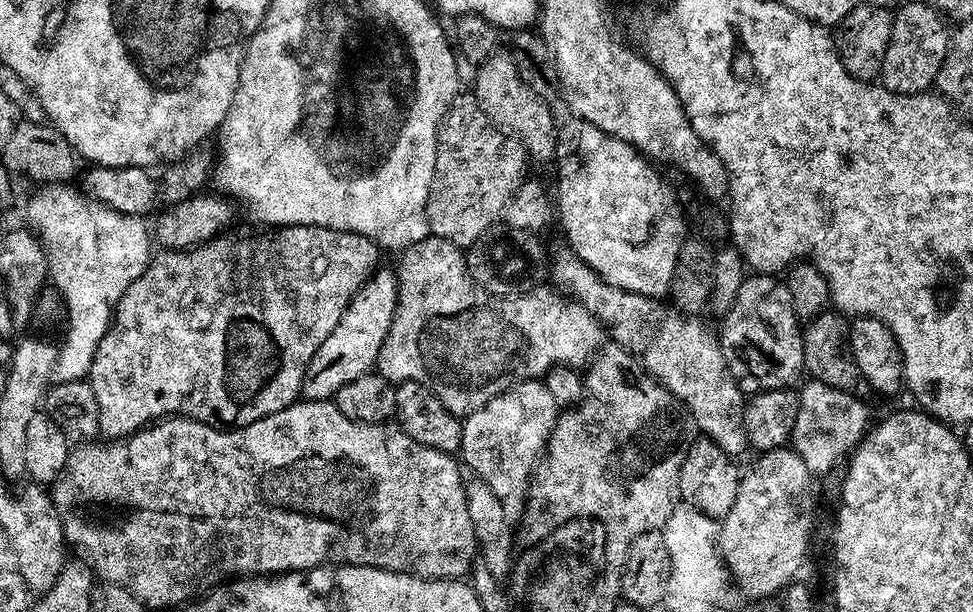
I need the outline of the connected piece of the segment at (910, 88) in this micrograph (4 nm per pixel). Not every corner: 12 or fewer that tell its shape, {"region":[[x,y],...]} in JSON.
{"region":[[922,2],[892,18],[878,77],[915,96],[948,52],[945,17]]}

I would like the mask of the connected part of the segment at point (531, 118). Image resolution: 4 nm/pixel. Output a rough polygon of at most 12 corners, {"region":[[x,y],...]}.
{"region":[[503,50],[479,65],[482,114],[544,164],[558,123]]}

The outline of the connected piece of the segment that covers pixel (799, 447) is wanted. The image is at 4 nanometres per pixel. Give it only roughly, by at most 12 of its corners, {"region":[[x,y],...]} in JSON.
{"region":[[809,379],[790,447],[809,472],[831,466],[857,436],[858,400]]}

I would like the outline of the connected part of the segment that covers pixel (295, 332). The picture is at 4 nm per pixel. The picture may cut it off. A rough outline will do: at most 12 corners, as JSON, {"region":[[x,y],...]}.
{"region":[[313,224],[160,252],[90,382],[100,436],[297,403],[382,249]]}

